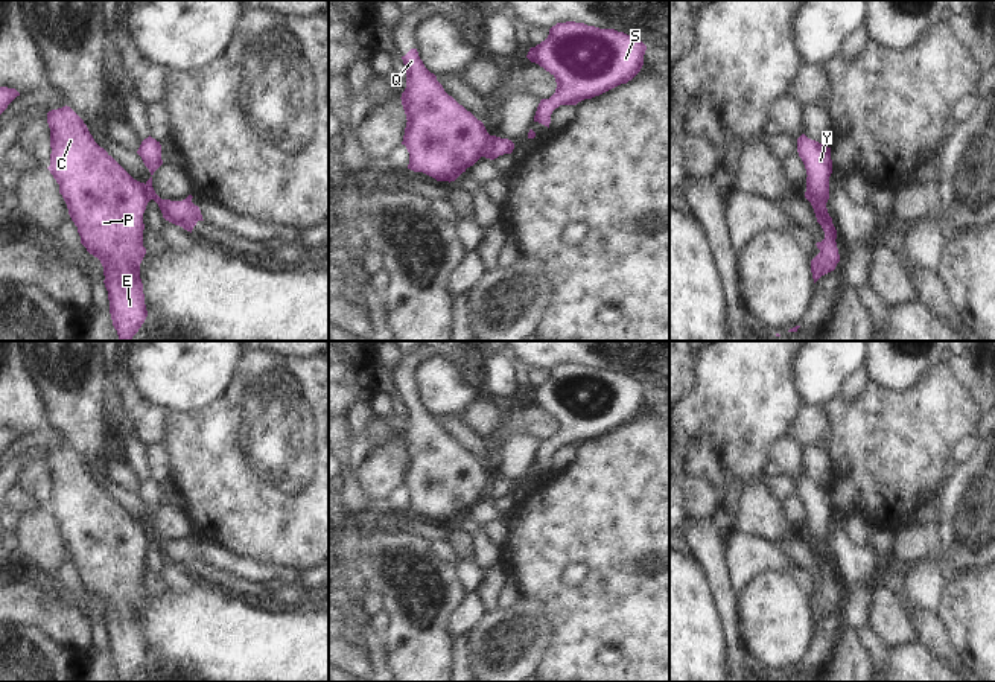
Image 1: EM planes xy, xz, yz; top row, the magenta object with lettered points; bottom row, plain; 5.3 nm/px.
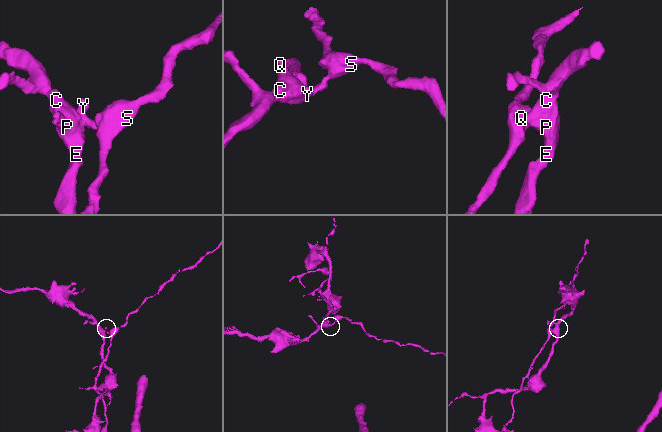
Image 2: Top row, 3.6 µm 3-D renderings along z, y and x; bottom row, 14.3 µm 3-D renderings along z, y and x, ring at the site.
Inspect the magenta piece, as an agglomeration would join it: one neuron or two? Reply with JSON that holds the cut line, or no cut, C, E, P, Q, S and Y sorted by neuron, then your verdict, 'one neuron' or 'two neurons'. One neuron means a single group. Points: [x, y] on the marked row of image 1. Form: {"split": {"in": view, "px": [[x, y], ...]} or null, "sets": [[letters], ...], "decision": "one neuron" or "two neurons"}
{"split": {"in": "xz", "px": [[492, 136], [483, 156]]}, "sets": [["C", "E", "P", "Q"], ["S", "Y"]], "decision": "two neurons"}

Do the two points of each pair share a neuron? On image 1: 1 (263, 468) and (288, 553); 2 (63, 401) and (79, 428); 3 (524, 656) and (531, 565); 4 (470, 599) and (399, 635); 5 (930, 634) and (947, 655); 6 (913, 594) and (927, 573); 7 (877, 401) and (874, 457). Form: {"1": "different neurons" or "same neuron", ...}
{"1": "same neuron", "2": "same neuron", "3": "different neurons", "4": "different neurons", "5": "same neuron", "6": "same neuron", "7": "same neuron"}

